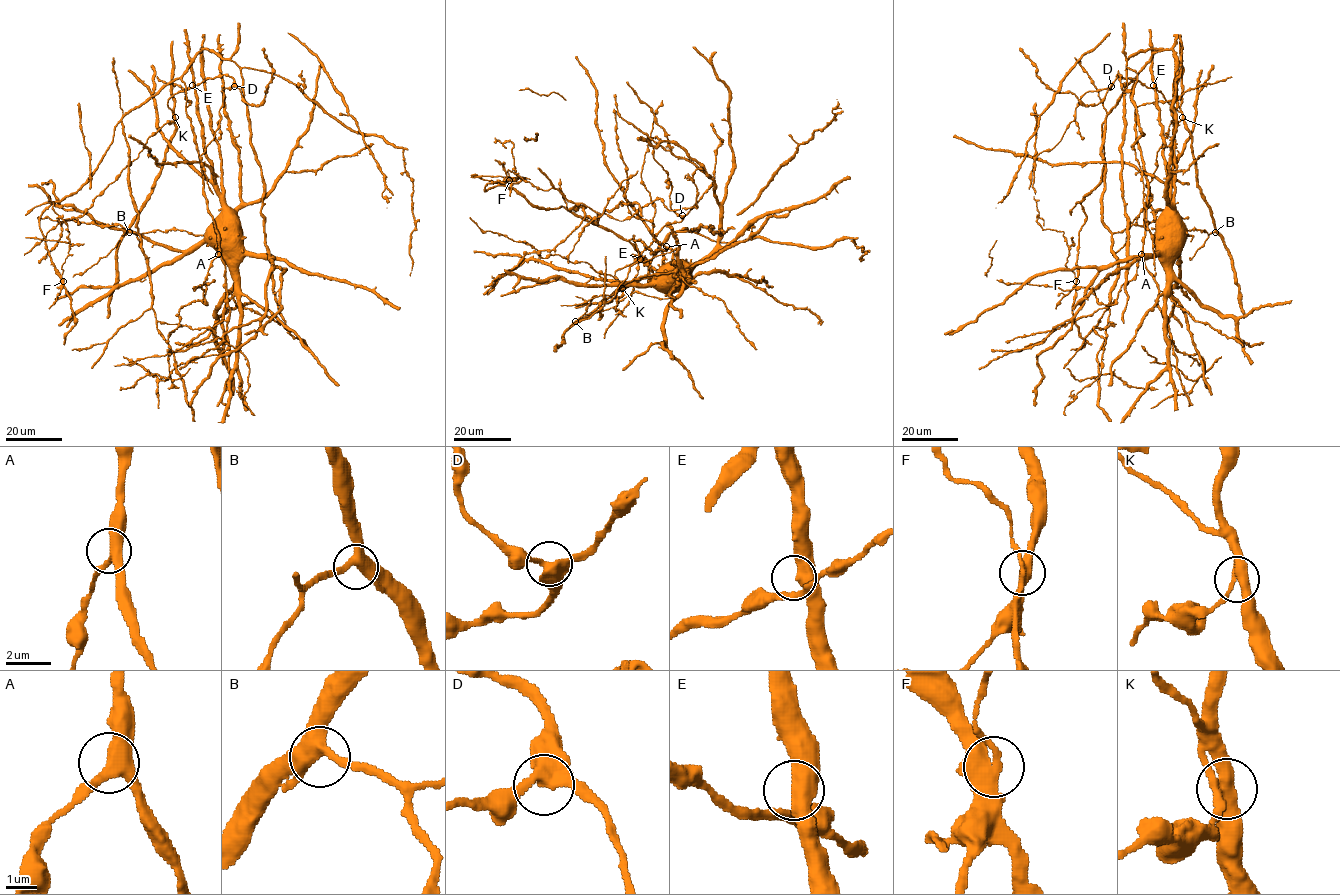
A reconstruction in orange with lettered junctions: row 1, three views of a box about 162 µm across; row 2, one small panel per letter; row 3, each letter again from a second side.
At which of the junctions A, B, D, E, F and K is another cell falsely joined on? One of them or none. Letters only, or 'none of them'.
F

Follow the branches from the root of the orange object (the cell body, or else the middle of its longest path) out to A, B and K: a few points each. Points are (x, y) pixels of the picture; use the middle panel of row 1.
A: (673, 272), (670, 264), (682, 273), (675, 264), (673, 251), (666, 246)
B: (673, 272), (659, 272), (637, 258), (615, 272), (622, 294), (575, 321)
K: (673, 272), (659, 272), (639, 257), (615, 272), (615, 279), (622, 288)

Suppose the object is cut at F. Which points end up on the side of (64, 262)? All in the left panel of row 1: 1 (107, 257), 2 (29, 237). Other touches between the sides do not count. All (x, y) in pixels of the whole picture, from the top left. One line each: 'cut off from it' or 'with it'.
1: with it
2: with it

